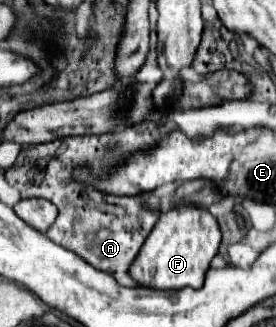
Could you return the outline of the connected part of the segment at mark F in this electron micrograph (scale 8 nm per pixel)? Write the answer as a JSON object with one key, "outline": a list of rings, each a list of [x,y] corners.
{"outline":[[[186,205],[172,207],[170,211],[160,215],[156,227],[144,241],[138,257],[130,265],[130,277],[140,287],[198,289],[204,283],[204,275],[210,267],[212,257],[218,253],[218,245],[220,245],[220,229],[216,219],[208,211]]]}

